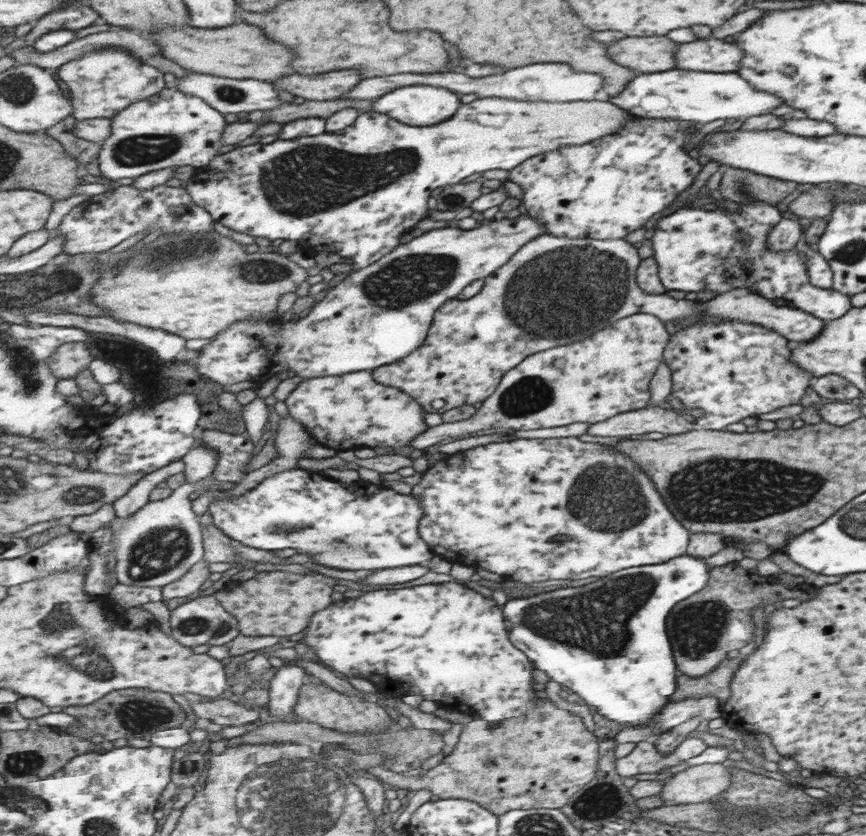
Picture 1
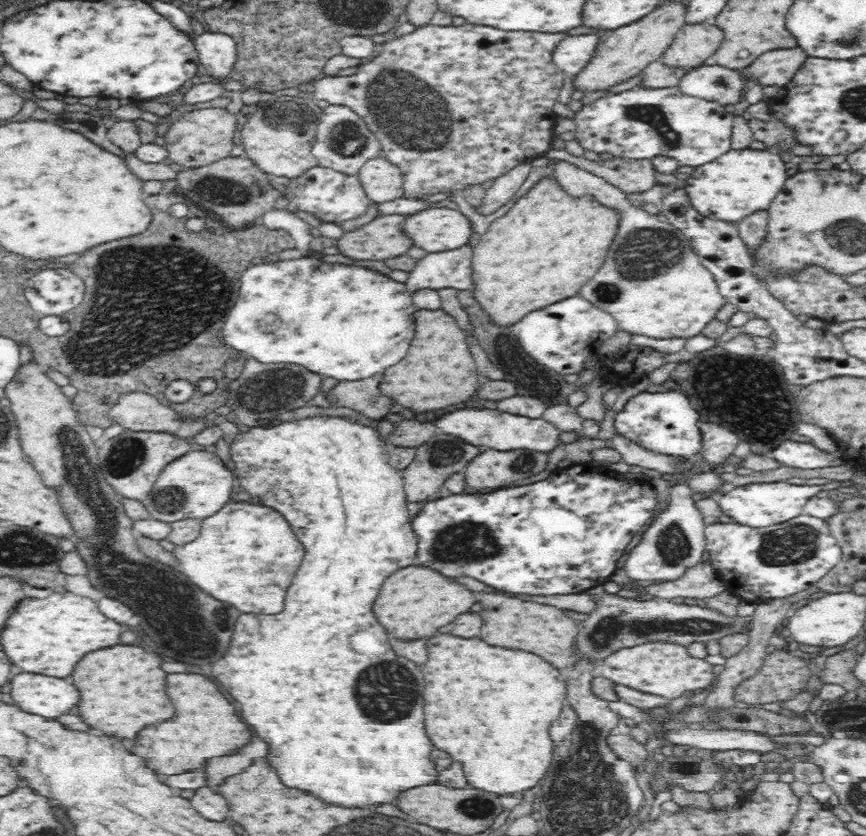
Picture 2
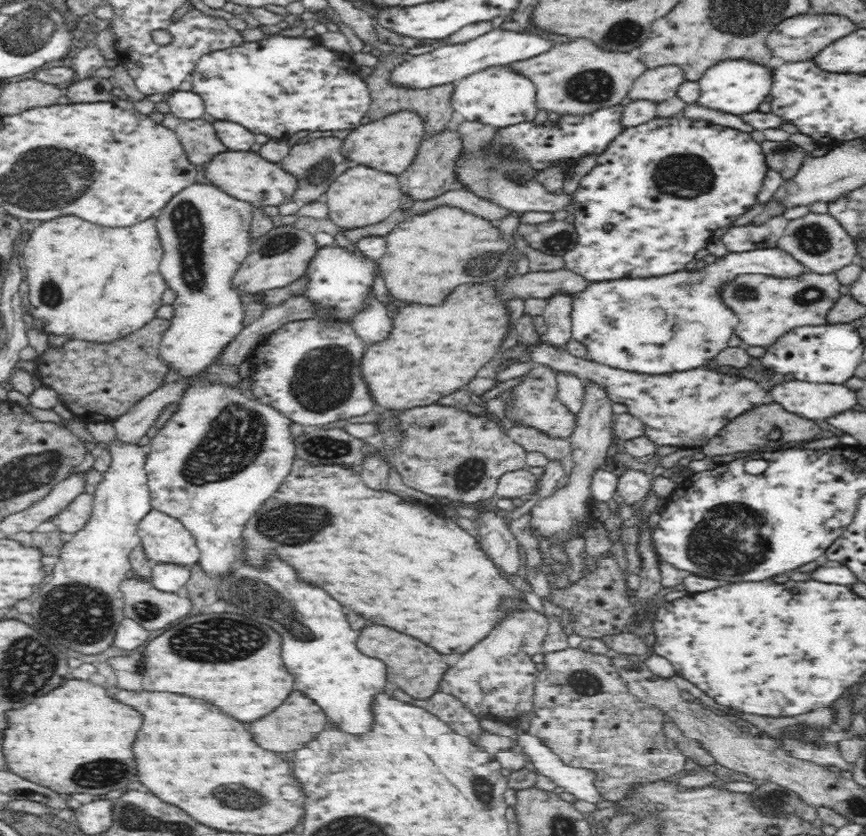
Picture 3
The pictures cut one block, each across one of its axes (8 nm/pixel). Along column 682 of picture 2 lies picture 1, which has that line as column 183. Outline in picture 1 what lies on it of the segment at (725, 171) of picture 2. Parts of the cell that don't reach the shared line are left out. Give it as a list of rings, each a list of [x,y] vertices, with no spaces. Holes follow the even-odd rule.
[[[476,98],[475,100],[463,104],[461,106],[461,112],[457,112],[457,116],[452,116],[445,121],[445,124],[434,124],[431,126],[409,126],[402,121],[395,120],[393,117],[389,117],[386,114],[377,114],[377,112],[365,112],[357,118],[357,122],[354,122],[353,126],[348,127],[349,134],[343,134],[343,132],[325,132],[325,136],[305,136],[301,140],[281,140],[277,139],[272,143],[259,144],[253,143],[252,145],[246,145],[244,147],[237,147],[228,153],[217,155],[215,160],[204,166],[200,170],[191,176],[187,182],[180,183],[185,191],[191,195],[193,202],[196,202],[199,206],[202,206],[212,214],[215,221],[220,222],[222,225],[237,231],[243,232],[253,237],[266,238],[269,241],[272,240],[298,240],[300,243],[299,249],[307,256],[315,256],[319,252],[333,252],[339,256],[345,258],[343,262],[337,262],[329,266],[329,270],[333,274],[341,274],[341,272],[347,272],[353,270],[354,273],[360,268],[368,267],[369,264],[373,264],[376,260],[383,258],[389,251],[395,249],[395,246],[399,244],[399,236],[409,230],[411,226],[415,226],[425,214],[423,214],[423,204],[425,204],[425,198],[431,194],[431,190],[435,188],[441,188],[441,186],[451,186],[451,184],[457,184],[461,178],[473,174],[473,172],[485,172],[485,170],[506,170],[511,171],[512,168],[517,167],[517,164],[521,164],[535,154],[543,154],[543,152],[549,152],[549,150],[556,151],[561,147],[580,145],[585,143],[591,143],[595,138],[601,138],[605,134],[613,134],[613,132],[620,131],[619,128],[627,122],[627,120],[635,119],[635,115],[621,110],[609,102],[601,102],[601,100],[585,100],[585,102],[574,100],[573,102],[561,102],[561,101],[547,101],[547,100],[511,100],[510,98]]]

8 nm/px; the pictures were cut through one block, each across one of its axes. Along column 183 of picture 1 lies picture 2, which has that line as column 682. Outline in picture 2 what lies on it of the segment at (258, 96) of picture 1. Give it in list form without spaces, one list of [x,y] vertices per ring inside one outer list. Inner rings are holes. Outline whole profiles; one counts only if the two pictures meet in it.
[[[702,64],[680,79],[677,87],[688,96],[696,96],[722,104],[737,104],[743,96],[745,83],[735,69]]]

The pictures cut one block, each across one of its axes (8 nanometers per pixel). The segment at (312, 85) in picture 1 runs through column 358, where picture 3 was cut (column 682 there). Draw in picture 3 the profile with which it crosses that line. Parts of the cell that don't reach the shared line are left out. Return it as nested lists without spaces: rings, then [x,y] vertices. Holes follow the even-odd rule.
[[[664,66],[664,68],[647,68],[640,75],[640,80],[632,84],[632,92],[628,98],[632,100],[649,100],[656,104],[676,96],[678,86],[684,82],[684,72],[678,66]]]

